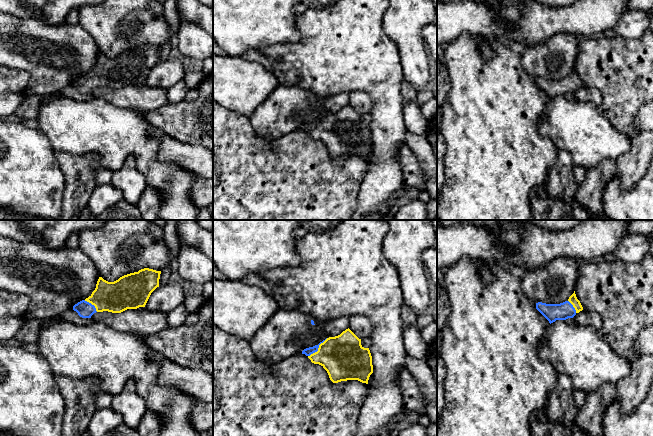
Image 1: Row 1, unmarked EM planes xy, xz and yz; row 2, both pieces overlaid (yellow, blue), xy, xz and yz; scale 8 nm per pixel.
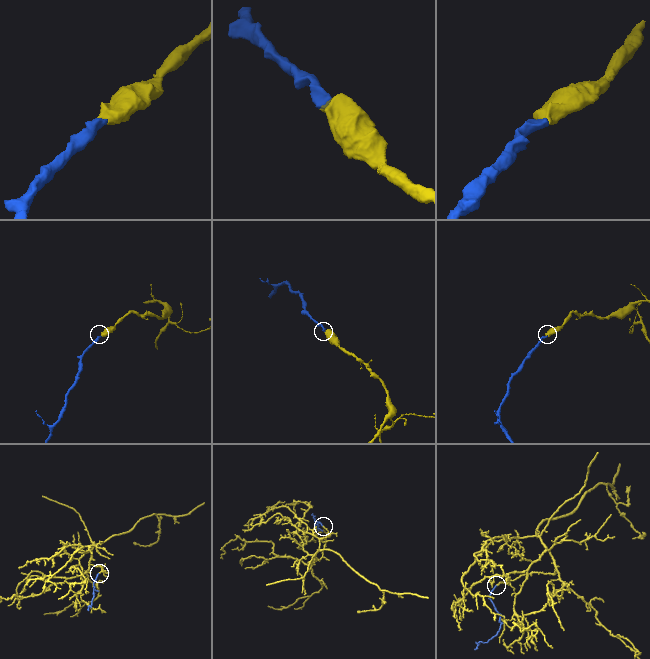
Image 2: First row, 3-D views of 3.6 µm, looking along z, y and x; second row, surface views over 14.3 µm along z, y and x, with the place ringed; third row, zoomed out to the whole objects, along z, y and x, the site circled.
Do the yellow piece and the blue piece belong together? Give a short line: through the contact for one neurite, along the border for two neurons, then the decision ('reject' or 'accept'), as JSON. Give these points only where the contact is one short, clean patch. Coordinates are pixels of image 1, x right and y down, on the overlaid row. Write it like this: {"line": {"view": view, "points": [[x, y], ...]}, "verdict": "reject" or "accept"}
{"line": {"view": "xz", "points": [[343, 357], [323, 353], [318, 348], [308, 351]]}, "verdict": "accept"}

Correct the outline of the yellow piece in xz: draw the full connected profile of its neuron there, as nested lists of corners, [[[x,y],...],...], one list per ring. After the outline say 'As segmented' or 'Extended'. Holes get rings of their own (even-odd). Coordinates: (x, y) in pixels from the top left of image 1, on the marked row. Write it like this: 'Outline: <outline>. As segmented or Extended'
Outline: [[[349,328],[340,335],[329,337],[318,345],[302,351],[312,363],[321,365],[333,383],[358,380],[368,384],[373,373],[372,356]]]. Extended

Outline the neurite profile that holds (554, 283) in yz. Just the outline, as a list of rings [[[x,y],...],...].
[[[557,258],[543,268],[529,271],[522,279],[522,289],[534,303],[560,304],[568,301],[579,279],[580,264],[570,258]]]

